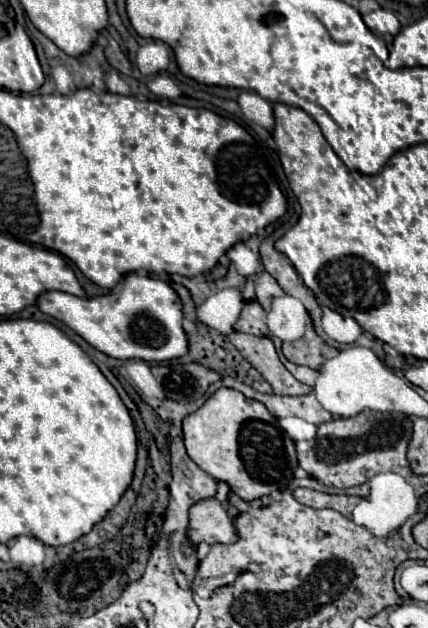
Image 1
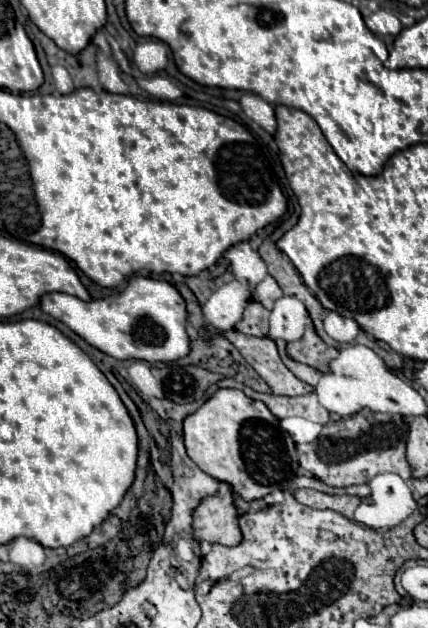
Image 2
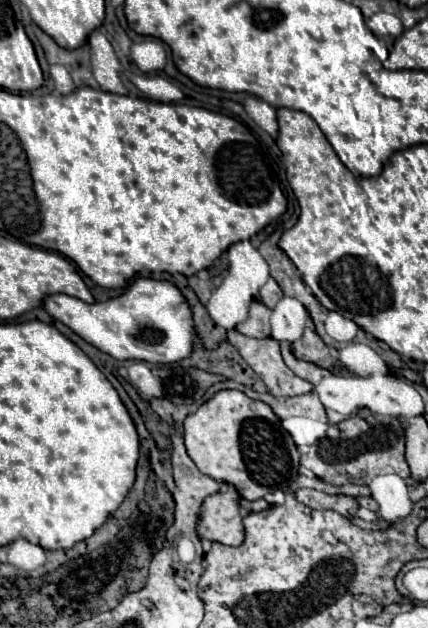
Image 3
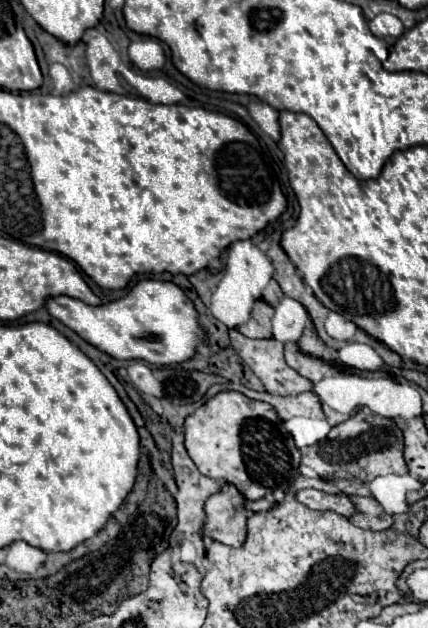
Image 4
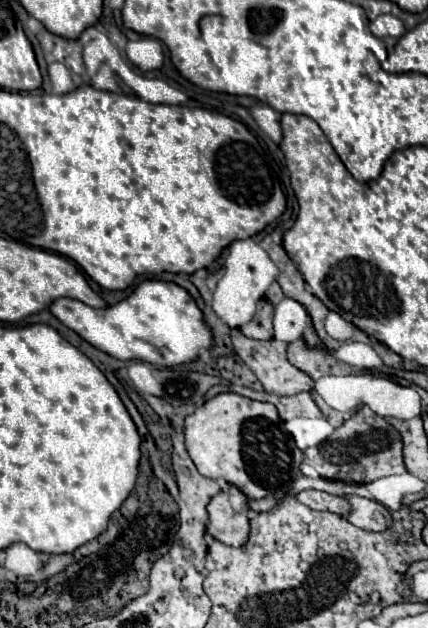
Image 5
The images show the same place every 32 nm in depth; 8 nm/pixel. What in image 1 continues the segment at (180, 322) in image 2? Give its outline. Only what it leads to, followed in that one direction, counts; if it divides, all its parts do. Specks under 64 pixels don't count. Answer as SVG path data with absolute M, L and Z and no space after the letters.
M128 274L122 280L122 288L88 300L66 292L44 292L38 296L38 308L70 326L96 350L118 360L138 358L146 362L164 362L188 352L188 338L182 328L182 302L176 290L162 280Z

